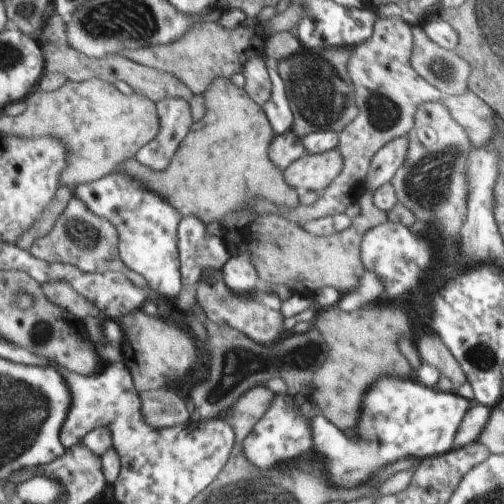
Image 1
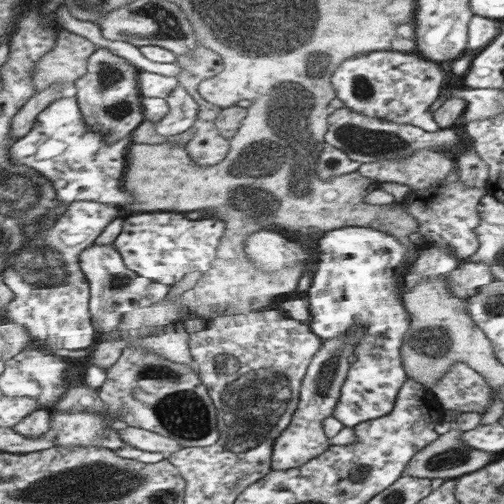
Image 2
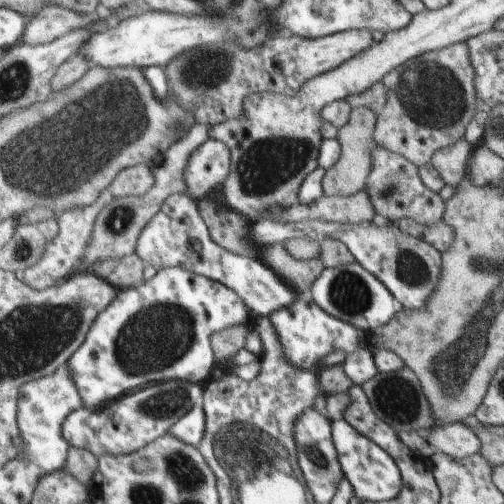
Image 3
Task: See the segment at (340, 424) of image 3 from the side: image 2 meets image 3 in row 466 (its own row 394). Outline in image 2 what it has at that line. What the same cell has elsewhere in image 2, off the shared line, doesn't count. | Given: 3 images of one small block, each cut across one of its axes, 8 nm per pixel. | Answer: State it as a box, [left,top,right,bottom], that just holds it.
[305,228,411,428]

